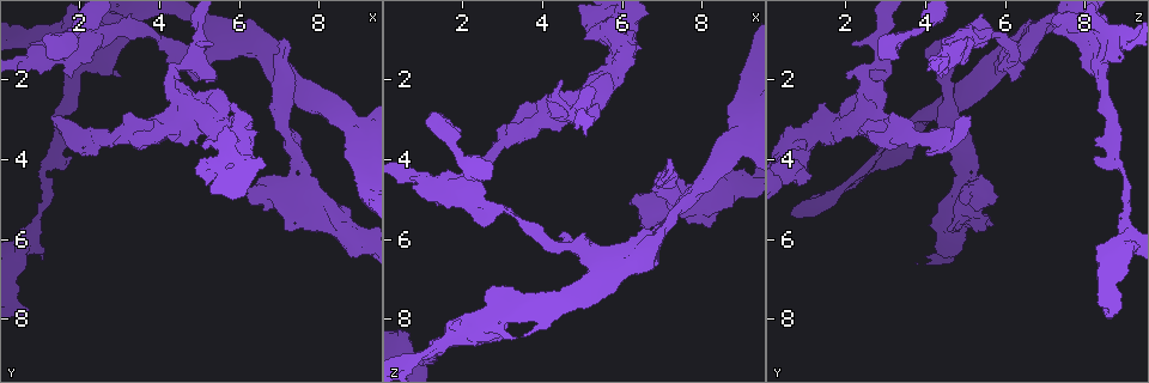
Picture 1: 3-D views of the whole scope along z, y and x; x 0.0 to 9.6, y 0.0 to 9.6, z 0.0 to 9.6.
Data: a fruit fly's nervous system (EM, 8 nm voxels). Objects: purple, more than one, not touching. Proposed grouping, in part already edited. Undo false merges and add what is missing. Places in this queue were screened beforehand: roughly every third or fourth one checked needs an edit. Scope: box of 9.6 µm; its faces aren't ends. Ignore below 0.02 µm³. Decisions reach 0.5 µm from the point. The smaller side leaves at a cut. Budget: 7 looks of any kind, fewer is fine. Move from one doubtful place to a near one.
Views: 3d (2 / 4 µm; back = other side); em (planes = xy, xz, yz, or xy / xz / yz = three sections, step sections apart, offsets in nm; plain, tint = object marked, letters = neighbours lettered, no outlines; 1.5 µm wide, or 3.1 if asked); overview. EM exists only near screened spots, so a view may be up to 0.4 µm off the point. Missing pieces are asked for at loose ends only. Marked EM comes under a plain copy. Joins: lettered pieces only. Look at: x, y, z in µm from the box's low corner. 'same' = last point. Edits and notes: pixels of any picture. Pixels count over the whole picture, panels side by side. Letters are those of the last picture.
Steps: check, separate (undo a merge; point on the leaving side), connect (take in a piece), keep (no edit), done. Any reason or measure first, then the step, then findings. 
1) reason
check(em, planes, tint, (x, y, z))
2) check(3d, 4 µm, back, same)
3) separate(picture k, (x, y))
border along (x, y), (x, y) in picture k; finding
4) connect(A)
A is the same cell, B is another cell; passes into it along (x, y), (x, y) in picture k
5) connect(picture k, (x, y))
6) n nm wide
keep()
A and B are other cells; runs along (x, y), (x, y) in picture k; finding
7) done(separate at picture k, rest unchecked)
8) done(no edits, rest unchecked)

an open end
check(3d, 2 µm, (5.25, 1.15, 2.15))

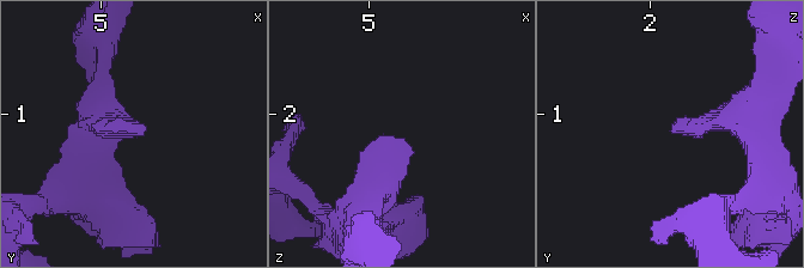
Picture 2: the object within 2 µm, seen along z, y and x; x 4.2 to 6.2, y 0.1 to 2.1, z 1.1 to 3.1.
shape alone is not enough
check(em, planes, letters, (5.26, 1.12, 2.16))

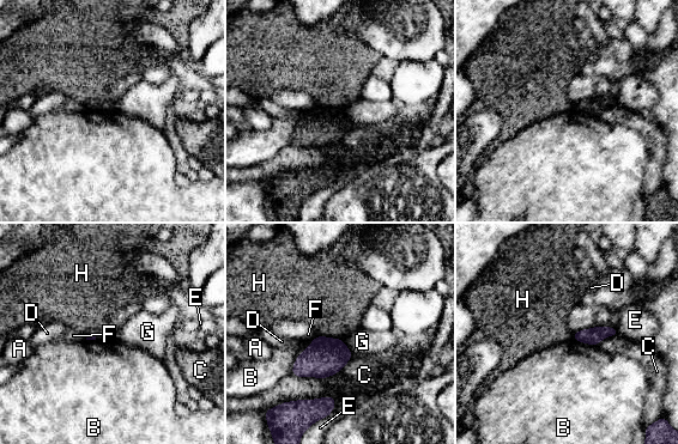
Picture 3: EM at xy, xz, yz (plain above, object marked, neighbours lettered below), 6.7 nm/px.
keep()
A, B, C, D, E, F, G and H are other cells; none of them fits

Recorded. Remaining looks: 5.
branch stops here
check(em, planes, letters, (7.20, 1.05, 4.30))

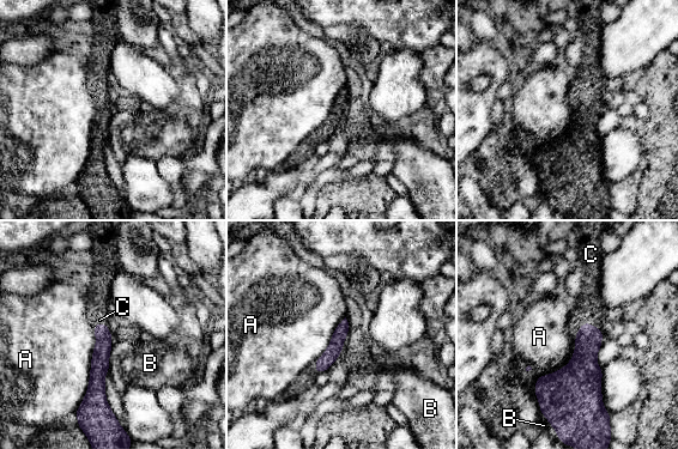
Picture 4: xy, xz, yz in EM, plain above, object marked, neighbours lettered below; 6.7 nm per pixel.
connect(C)
C is the same cell, A and B are other cells; passes into it along (588, 339), (592, 326), (589, 299) in picture 4; the cell continues

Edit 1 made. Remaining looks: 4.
see it whole again
check(overview)

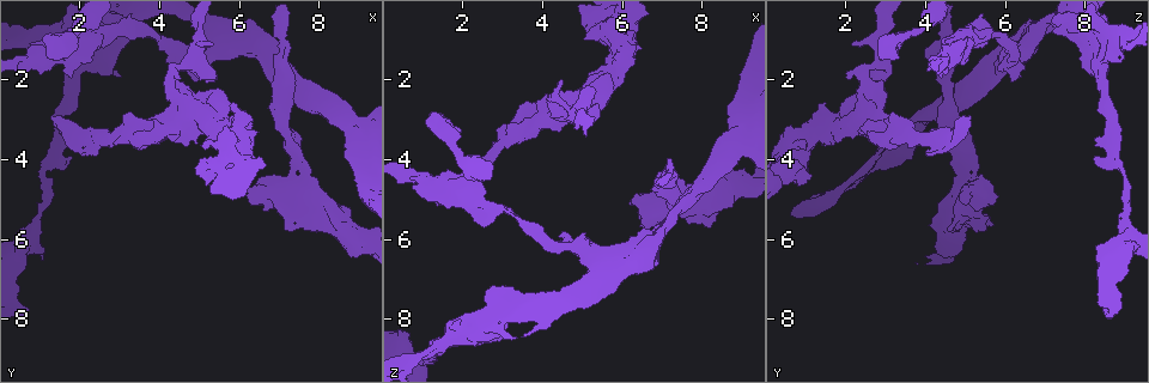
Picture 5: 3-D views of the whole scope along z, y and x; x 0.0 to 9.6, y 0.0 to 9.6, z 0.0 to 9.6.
thick turns thin
check(3d, 4 µm, (3.80, 0.90, 5.95))

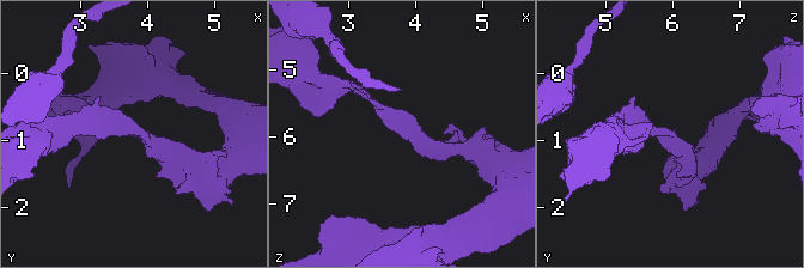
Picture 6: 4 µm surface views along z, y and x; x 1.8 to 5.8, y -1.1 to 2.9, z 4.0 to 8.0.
need the tissue
check(em, xy, step 4, tint, (3.85, 0.90, 5.95))

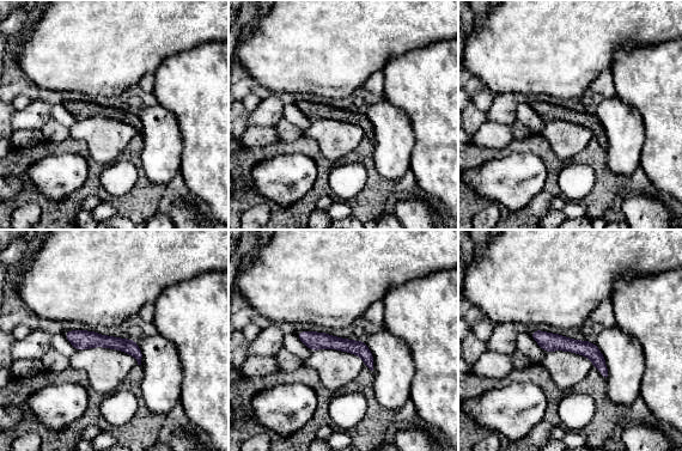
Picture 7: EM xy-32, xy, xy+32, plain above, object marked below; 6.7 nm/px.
another direction
check(em, planes, letters, same)

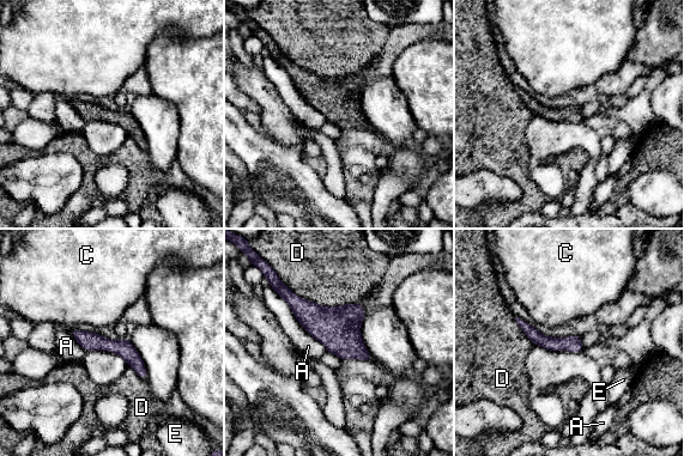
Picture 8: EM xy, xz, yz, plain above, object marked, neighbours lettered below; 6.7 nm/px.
110 nm wide
keep()
A, C, D and E are other cells; runs along (74, 332), (119, 346), (144, 375) in picture 8; all the same cell

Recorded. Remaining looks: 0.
done(connect at picture 4, rest unchecked)

